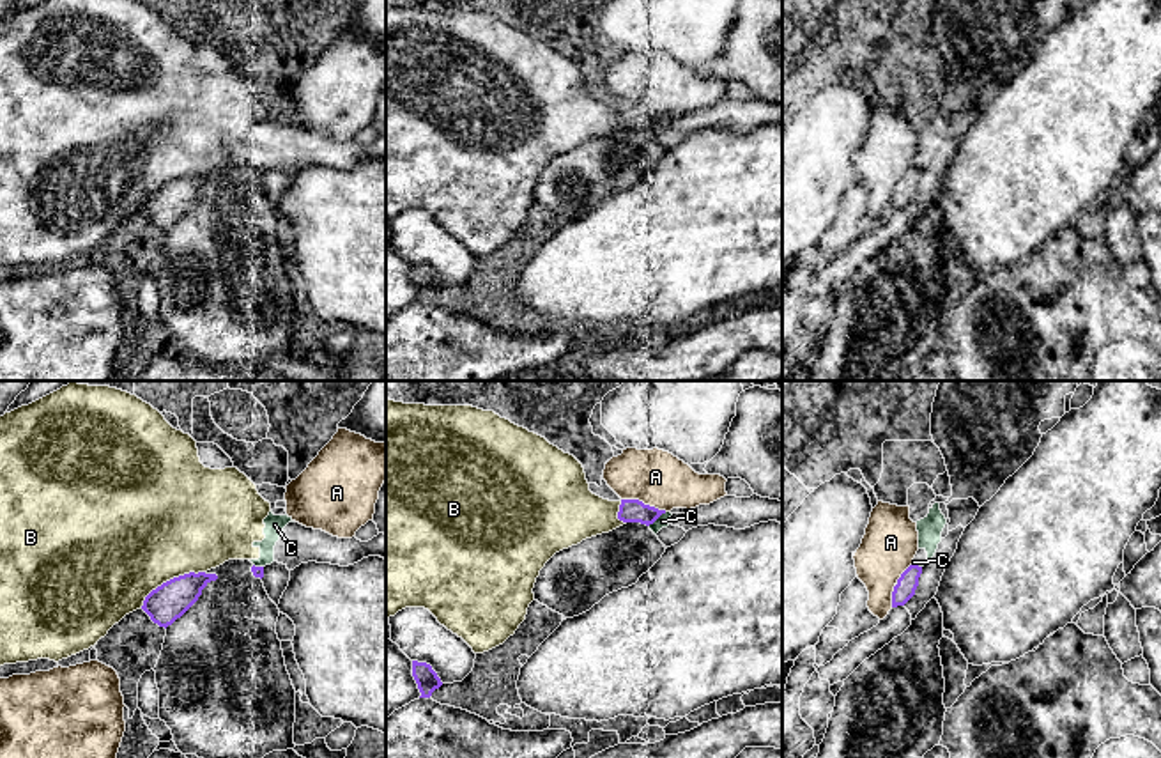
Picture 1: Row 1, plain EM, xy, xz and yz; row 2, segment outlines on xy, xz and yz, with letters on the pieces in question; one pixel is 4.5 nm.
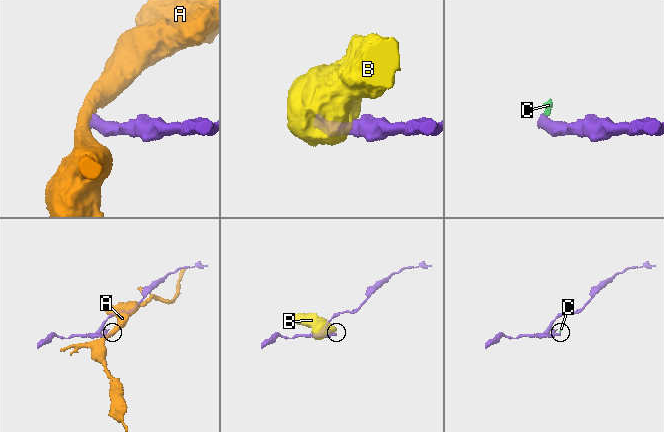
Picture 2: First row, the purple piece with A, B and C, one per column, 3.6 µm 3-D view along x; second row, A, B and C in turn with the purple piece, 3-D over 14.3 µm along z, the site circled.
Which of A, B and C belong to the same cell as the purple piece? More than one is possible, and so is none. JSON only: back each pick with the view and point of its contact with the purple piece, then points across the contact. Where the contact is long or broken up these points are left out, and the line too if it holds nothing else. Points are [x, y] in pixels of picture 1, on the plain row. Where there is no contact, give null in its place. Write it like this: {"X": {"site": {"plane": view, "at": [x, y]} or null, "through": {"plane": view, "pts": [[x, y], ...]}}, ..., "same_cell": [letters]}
{"same_cell": []}

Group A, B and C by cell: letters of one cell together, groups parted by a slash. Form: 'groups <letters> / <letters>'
groups A / B C

